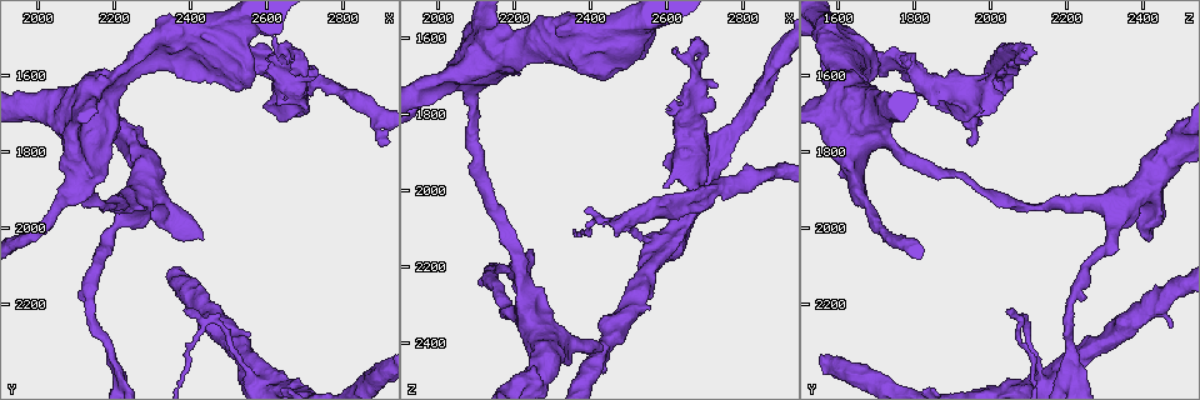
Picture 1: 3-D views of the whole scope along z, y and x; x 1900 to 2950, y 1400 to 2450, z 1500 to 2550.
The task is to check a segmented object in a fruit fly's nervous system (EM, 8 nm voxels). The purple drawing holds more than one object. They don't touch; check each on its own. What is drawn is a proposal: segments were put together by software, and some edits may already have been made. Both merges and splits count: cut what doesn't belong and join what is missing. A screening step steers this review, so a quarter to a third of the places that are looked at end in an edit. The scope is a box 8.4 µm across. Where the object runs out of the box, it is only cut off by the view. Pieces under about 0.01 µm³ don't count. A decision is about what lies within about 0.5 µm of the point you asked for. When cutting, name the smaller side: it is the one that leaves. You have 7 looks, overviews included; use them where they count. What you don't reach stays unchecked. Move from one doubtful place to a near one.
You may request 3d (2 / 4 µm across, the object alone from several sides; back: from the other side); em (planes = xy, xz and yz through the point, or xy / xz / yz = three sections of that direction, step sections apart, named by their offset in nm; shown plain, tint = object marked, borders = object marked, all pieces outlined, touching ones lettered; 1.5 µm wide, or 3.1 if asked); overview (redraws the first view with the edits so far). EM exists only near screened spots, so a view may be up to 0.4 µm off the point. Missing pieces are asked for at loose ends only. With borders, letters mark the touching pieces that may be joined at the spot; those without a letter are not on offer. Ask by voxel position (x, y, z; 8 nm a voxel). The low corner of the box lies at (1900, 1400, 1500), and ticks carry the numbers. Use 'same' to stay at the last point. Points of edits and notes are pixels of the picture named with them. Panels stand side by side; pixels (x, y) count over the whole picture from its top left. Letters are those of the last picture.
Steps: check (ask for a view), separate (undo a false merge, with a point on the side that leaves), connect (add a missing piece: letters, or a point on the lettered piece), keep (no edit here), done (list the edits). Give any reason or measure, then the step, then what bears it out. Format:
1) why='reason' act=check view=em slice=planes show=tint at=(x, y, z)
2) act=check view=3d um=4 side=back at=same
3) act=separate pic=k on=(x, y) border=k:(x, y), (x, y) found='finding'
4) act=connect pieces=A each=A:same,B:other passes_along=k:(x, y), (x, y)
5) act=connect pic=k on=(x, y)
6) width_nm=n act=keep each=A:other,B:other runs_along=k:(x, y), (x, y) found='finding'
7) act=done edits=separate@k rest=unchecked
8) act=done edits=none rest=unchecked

why='stops while still wide' act=check view=3d um=4 at=(2425, 2255, 2475)

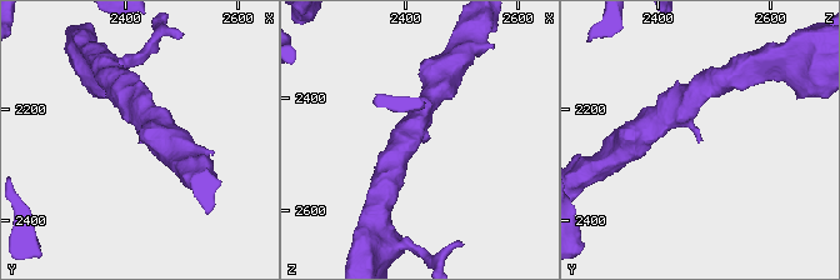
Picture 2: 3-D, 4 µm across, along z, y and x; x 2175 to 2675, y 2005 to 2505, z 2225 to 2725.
act=check view=em slice=planes show=borders at=(2430, 2265, 2465)

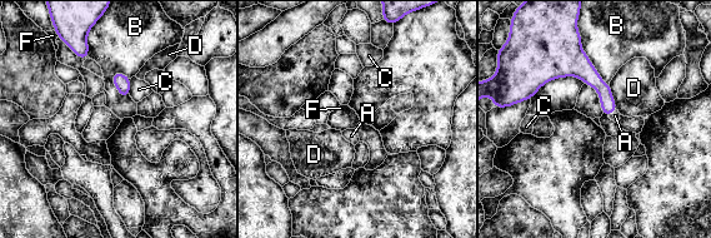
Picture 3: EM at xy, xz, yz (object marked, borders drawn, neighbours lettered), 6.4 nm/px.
act=connect pieces=A each=A:same,B:other,C:other,D:other,F:other passes_along=3:(591, 78), (612, 110), (615, 115) found='the neuron continues'

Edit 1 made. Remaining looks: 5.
why='abrupt turn' act=check view=em slice=xz step=8 show=borders at=(2450, 2235, 2090)

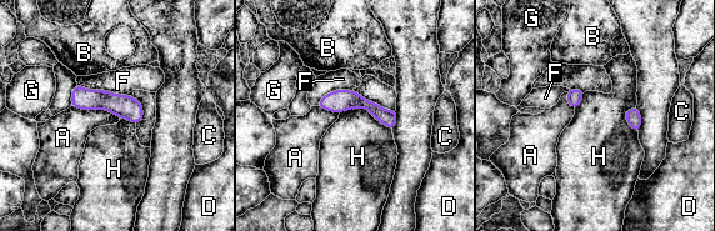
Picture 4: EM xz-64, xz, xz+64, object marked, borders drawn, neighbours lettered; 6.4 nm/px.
longest_contact=H:360nm act=keep each=A:other,B:other,C:other,D:other,F:other,G:other,H:other found='continuous, no second neuron'

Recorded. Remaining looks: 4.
why='three arms meet' act=check view=em slice=planes show=borders at=(2675, 1625, 1990)

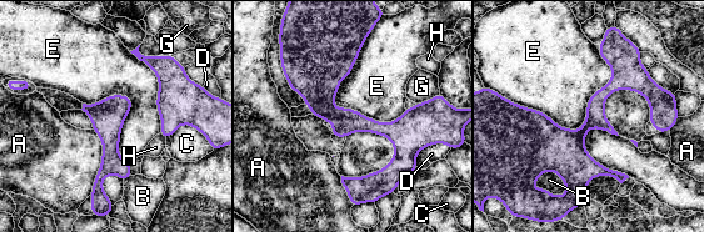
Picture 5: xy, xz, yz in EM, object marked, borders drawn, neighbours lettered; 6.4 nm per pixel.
act=keep each=A:other,B:other,C:other,D:other,E:other,G:other,H:other border=5:(613, 71), (577, 130), (509, 100) found='continuous, no second neuron'

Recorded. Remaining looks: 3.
act=done edits=connect@3 rest=unchecked

